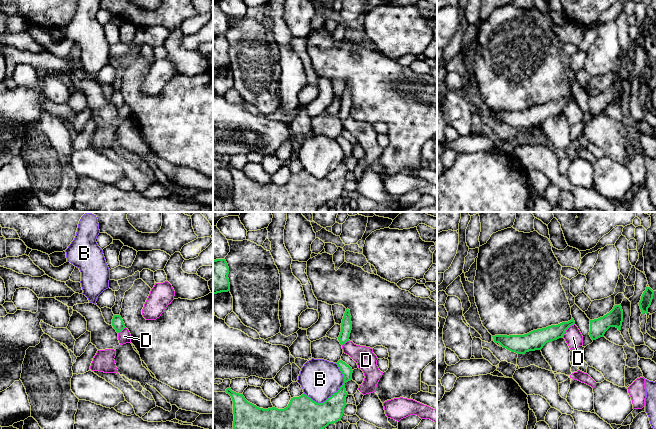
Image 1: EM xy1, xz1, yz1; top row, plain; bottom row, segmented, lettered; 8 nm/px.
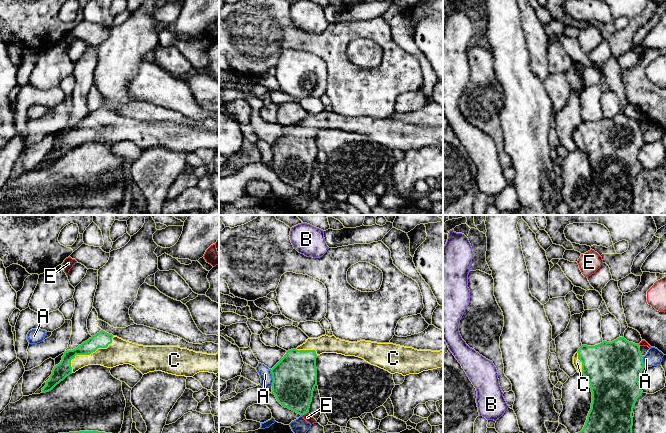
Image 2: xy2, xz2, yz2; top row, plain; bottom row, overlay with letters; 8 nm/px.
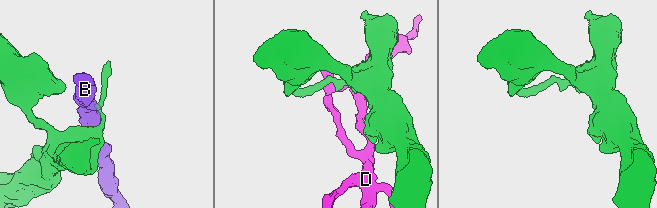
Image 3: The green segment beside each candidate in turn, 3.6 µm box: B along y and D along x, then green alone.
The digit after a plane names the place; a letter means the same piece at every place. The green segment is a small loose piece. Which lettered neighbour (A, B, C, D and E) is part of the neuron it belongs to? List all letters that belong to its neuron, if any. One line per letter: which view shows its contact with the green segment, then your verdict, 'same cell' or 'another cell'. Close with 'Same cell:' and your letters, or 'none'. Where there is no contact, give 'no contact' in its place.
A: xz2 | another cell
B: xz1 | another cell
C: xy2 | same cell
D: yz1 | another cell
E: xz2 | another cell
Same cell: C

